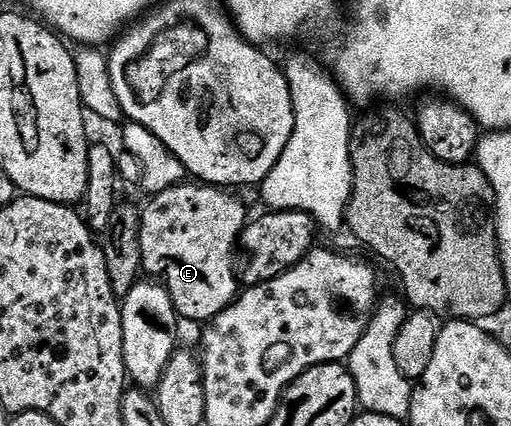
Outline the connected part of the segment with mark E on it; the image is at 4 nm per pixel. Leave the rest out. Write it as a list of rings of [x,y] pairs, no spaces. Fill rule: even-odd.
[[[184,181],[178,183],[175,187],[165,189],[161,193],[150,196],[146,201],[147,208],[144,206],[141,211],[141,261],[143,262],[144,272],[152,280],[162,283],[163,288],[169,293],[169,297],[173,297],[173,305],[175,312],[179,315],[180,320],[187,321],[192,319],[198,325],[206,324],[208,321],[216,319],[218,315],[224,311],[229,304],[235,302],[237,296],[241,291],[241,283],[237,278],[237,263],[235,267],[235,251],[237,255],[237,248],[241,243],[241,236],[243,228],[249,222],[249,214],[247,215],[247,207],[238,199],[238,194],[232,193],[227,189],[220,189],[214,185],[208,185],[202,181]]]

